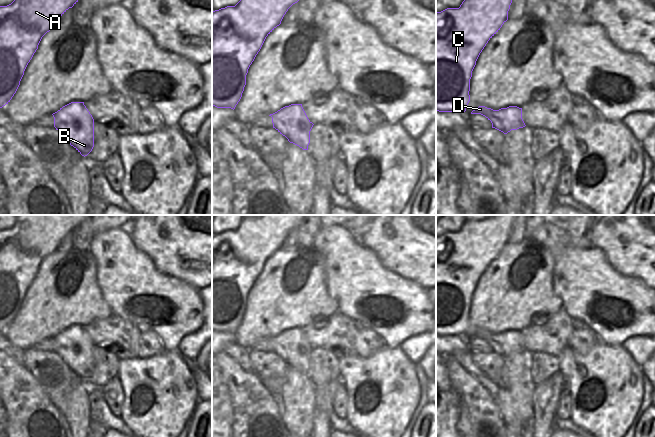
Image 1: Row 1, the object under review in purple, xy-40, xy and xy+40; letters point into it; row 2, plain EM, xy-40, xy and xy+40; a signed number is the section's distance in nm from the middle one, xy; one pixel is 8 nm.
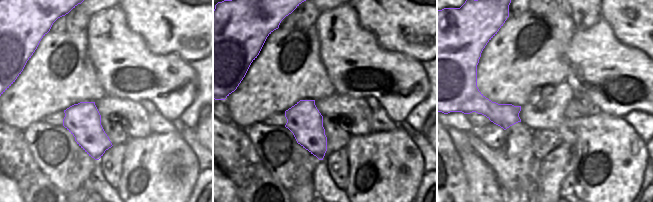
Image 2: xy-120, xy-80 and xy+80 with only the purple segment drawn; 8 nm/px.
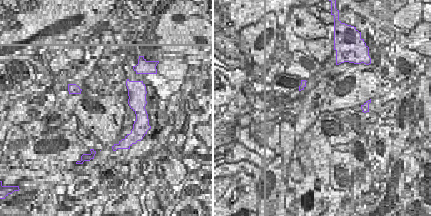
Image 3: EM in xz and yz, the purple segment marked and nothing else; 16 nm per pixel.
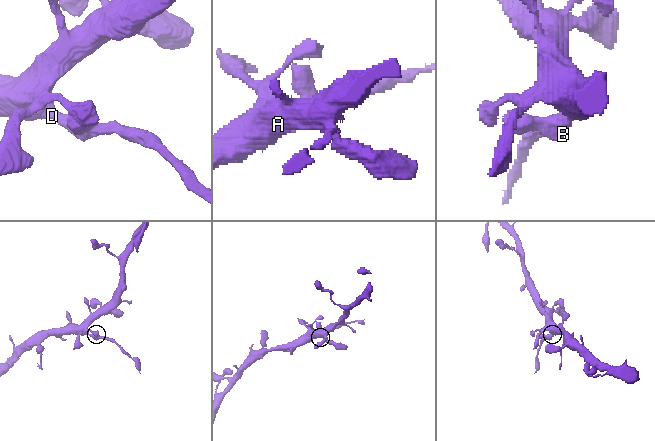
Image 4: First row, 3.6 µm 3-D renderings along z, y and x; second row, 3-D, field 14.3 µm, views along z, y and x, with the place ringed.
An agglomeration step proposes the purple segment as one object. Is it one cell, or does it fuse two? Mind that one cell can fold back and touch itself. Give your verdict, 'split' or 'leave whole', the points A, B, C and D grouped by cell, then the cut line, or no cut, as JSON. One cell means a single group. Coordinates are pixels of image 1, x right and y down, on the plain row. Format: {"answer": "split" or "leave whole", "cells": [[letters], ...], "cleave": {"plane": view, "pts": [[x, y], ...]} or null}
{"answer": "split", "cells": [["A", "C", "D"], ["B"]], "cleave": {"plane": "xy+40", "pts": [[504, 332], [496, 337], [492, 348]]}}

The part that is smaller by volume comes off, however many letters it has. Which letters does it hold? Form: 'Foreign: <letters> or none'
Foreign: B.

